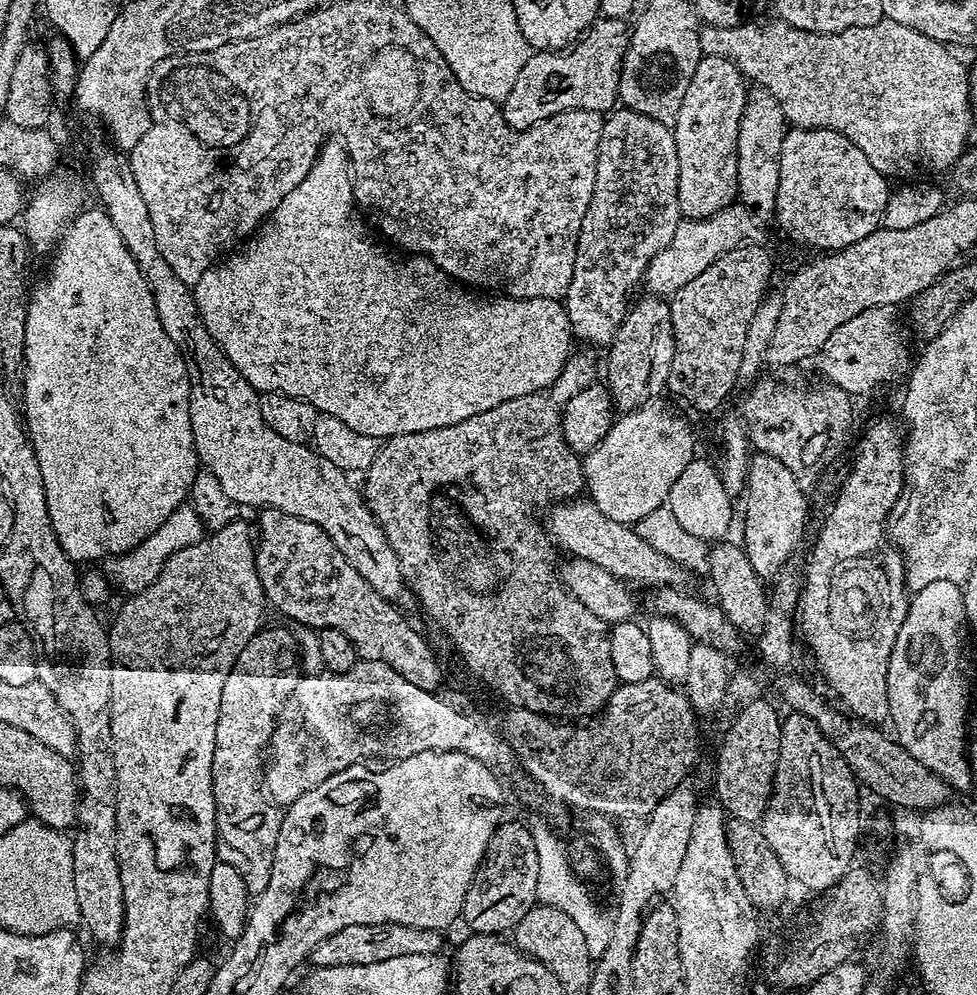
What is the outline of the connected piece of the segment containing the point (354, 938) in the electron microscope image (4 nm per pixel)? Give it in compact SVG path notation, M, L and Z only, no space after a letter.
M359 924L346 926L346 930L338 930L338 934L330 934L330 938L322 938L318 946L314 946L310 957L315 967L364 966L367 963L383 962L388 958L403 955L434 955L441 951L444 940L439 931L418 929L405 924Z

